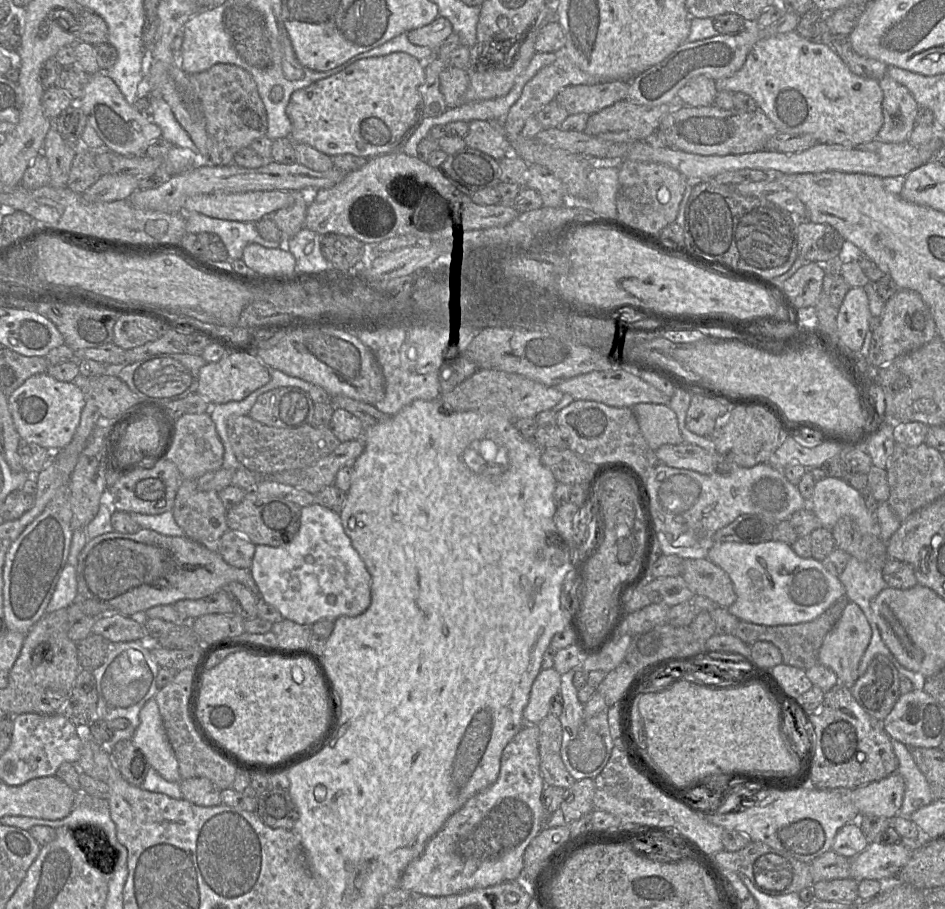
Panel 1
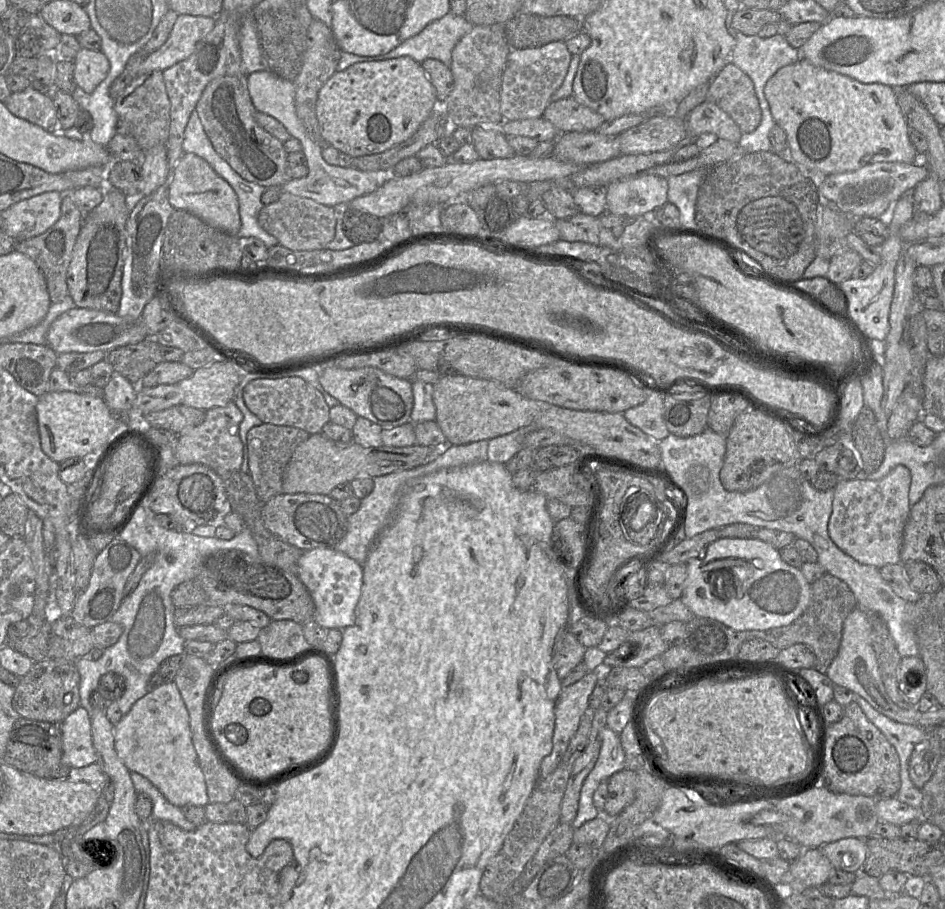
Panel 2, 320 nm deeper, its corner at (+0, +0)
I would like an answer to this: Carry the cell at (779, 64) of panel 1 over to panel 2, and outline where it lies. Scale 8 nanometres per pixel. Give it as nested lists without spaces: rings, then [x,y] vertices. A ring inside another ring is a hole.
[[[800,58],[780,68],[767,81],[764,94],[773,119],[786,132],[786,155],[809,174],[817,188],[830,174],[876,162],[921,160],[910,140],[895,89],[889,85],[865,84]]]

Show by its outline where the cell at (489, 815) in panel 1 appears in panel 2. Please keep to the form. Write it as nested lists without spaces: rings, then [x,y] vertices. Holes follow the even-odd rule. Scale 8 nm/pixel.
[[[601,671],[588,672],[581,680],[562,688],[555,705],[555,727],[552,751],[540,765],[539,779],[546,778],[559,765],[580,720],[588,709],[589,697],[601,677]]]

